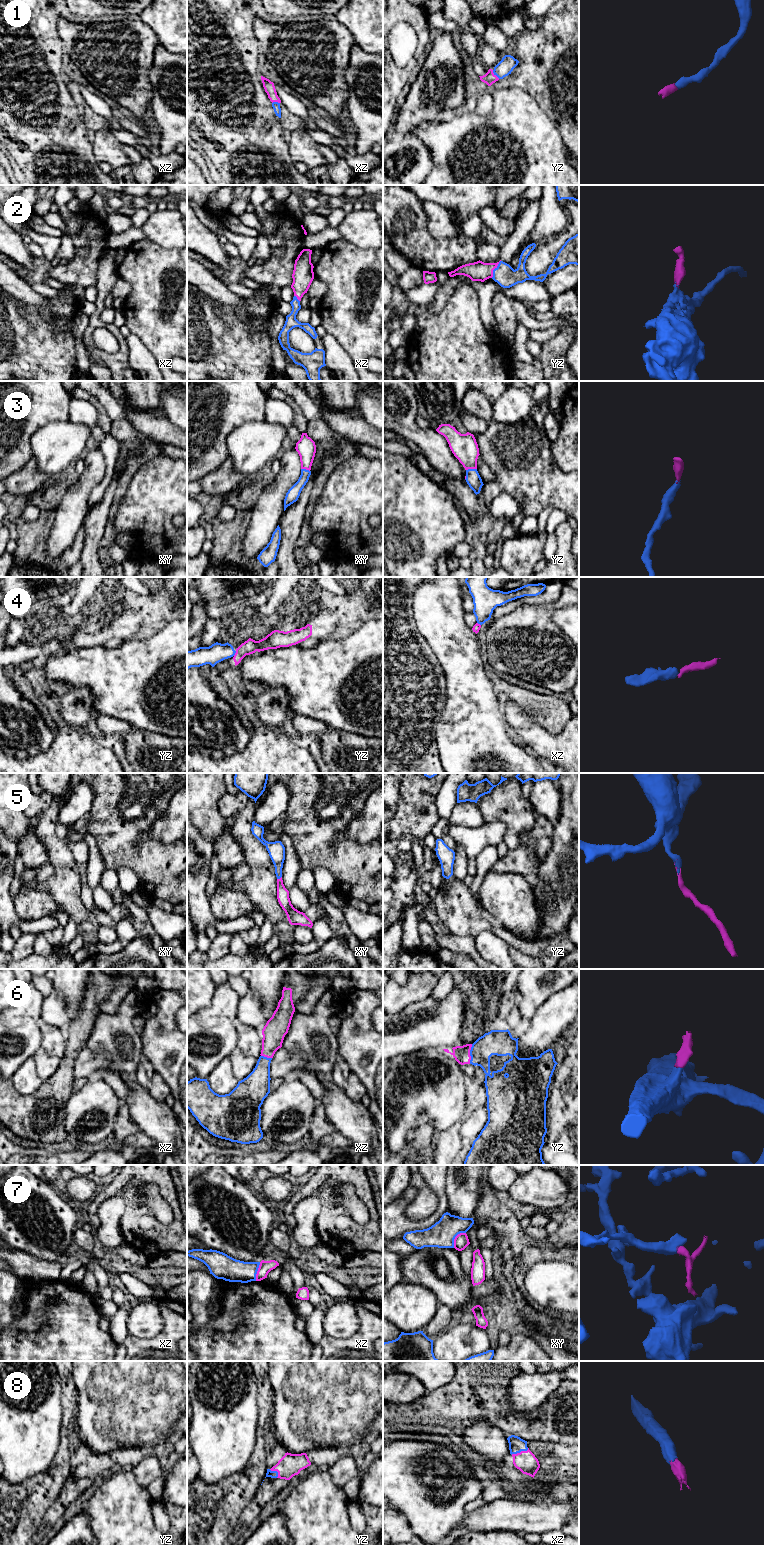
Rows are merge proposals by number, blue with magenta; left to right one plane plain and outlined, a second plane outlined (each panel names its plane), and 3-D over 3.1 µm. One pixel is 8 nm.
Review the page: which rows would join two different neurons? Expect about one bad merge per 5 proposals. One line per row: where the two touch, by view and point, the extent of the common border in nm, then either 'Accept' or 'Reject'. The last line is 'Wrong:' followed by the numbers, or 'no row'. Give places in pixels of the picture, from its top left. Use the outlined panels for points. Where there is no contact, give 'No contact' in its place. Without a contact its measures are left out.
1: Touches blue at yz (495, 74). Shared border 90 nm. Accept
2: Touches blue at yz (494, 269). Shared border 160 nm. Accept
3: Touches blue at yz (471, 469). Shared border 90 nm. Accept
4: Touches blue at yz (235, 652). Shared border 50 nm. Accept
5: Touches blue at xy (279, 878). Shared border 50 nm. Accept
6: Touches blue at yz (470, 1054). Shared border 160 nm. Accept
7: Touches blue at xy (455, 1236). Shared border 160 nm. Reject
8: Touches blue at xz (519, 1452). Shared border 150 nm. Accept
Wrong: 7

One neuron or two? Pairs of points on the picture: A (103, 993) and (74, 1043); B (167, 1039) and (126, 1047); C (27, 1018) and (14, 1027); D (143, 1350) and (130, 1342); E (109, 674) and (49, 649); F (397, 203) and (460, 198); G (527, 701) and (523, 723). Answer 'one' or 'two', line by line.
A: one
B: two
C: one
D: one
E: two
F: two
G: two

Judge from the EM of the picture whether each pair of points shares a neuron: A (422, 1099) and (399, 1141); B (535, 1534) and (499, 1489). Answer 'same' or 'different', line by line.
A: same
B: different

